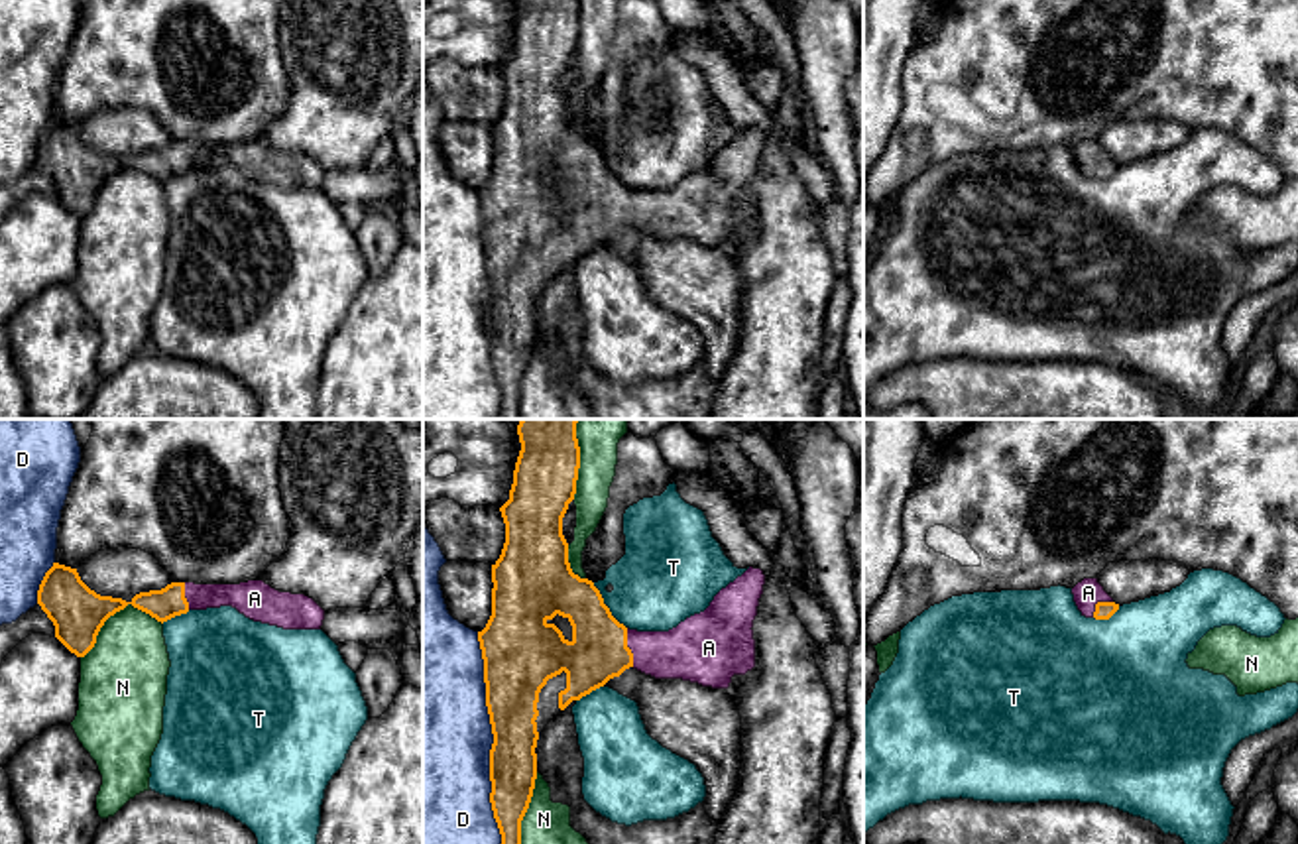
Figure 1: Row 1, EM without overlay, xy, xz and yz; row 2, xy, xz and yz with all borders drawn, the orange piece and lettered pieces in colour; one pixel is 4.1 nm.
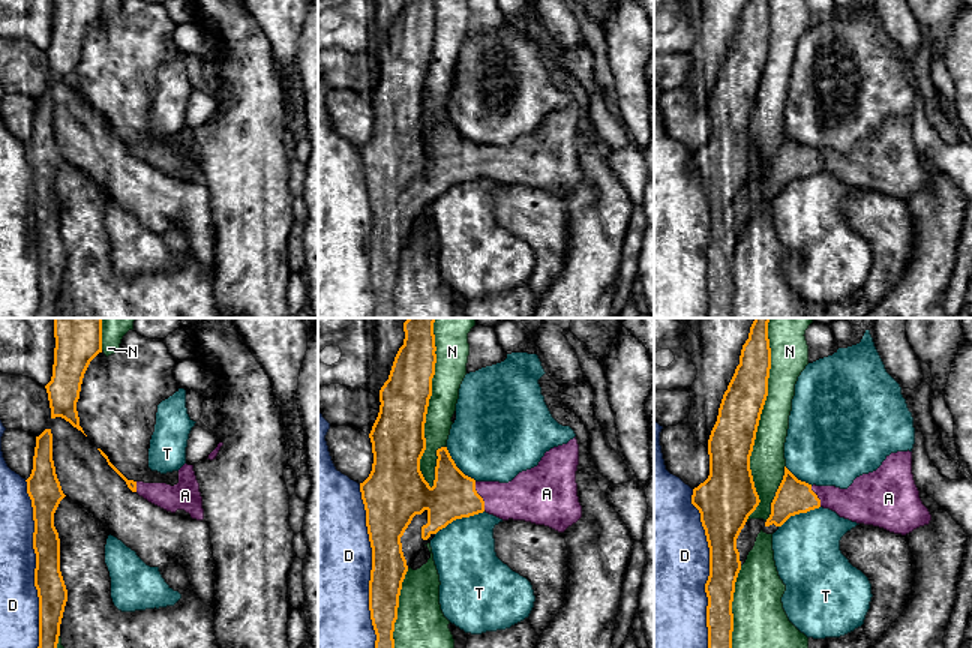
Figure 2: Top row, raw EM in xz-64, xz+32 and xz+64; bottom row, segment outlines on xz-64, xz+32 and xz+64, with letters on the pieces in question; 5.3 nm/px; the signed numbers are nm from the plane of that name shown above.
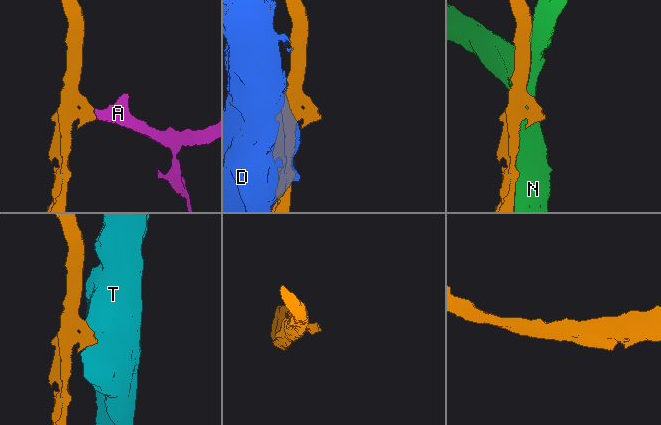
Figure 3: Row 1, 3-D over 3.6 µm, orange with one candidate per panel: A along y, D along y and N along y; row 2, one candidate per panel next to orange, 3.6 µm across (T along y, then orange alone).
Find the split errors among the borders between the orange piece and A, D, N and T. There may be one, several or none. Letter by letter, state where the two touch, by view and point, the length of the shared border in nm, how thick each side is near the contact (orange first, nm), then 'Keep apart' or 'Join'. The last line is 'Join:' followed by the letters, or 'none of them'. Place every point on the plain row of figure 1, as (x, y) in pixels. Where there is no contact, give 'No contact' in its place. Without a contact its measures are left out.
A: Touches orange at xz (628, 207). Shared border 160 nm. Thickness 240 nm (orange) against 240 nm. Join
D: Touches orange at xz (492, 305). Shared border 950 nm. Thickness 220 nm (orange) against 480 nm. Keep apart
N: Touches orange at xy (115, 172). Shared border 360 nm. Thickness 220 nm (orange) against 340 nm. Keep apart
T: Touches orange at xz (606, 166). Shared border 240 nm. Thickness 240 nm (orange) against 360 nm. Keep apart
Join: A

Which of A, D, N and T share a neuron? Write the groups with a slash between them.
A / D / N / T

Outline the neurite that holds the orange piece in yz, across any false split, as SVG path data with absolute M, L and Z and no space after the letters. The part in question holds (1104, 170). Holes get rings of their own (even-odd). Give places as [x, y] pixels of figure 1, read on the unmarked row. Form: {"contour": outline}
{"contour": "M1084 138L1072 148L1072 153L1086 177L1109 179L1119 169L1119 163L1113 161L1097 138Z"}

